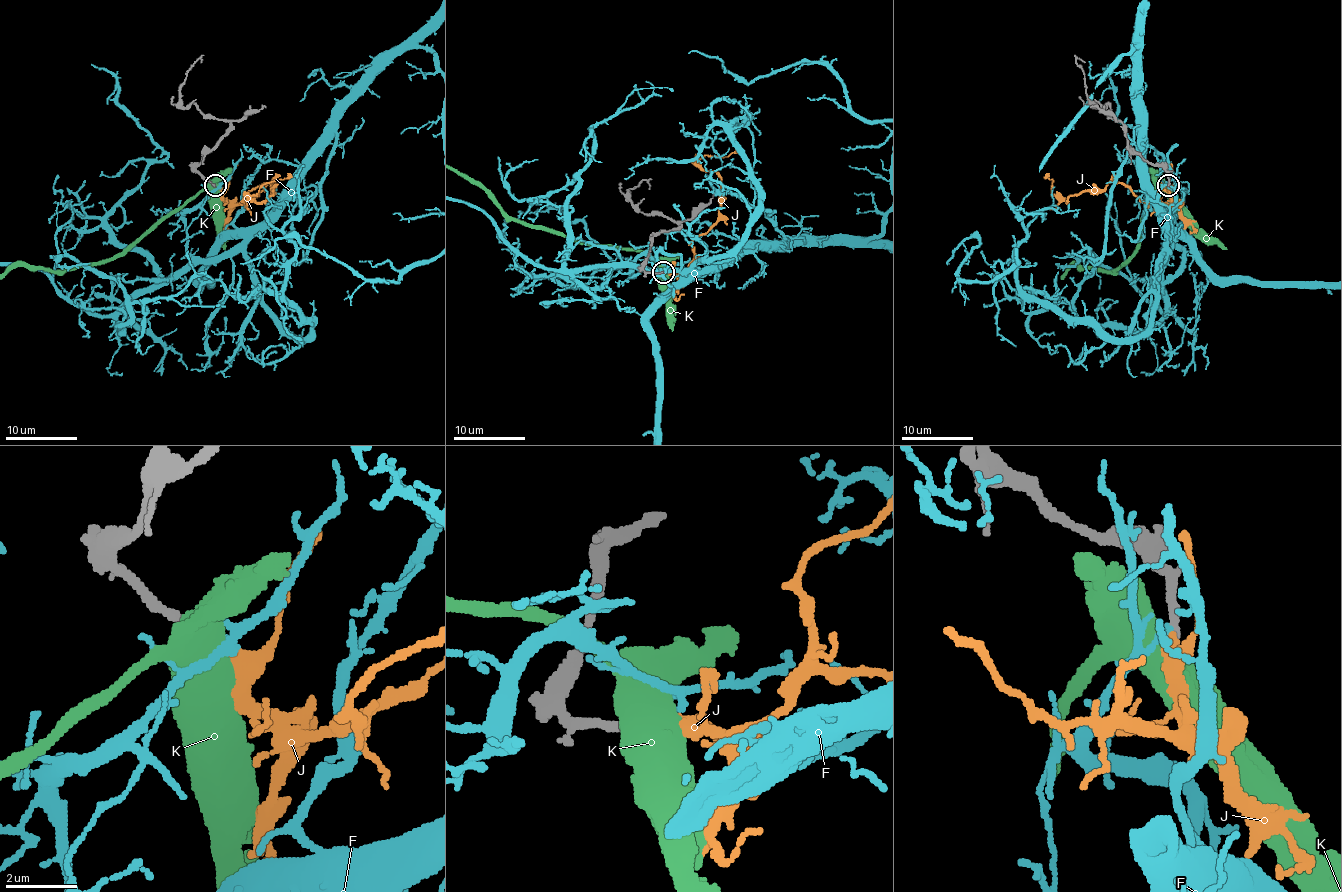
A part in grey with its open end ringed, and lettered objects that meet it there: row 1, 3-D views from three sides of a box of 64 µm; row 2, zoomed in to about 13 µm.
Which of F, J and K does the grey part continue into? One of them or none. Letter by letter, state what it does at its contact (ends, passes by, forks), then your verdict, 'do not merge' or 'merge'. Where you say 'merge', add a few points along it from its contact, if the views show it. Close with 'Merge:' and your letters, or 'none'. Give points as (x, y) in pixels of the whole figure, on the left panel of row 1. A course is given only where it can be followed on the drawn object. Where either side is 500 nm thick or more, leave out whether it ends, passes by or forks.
F: it ends | do not merge
J: it ends | merge
K: do not merge
Merge: J

